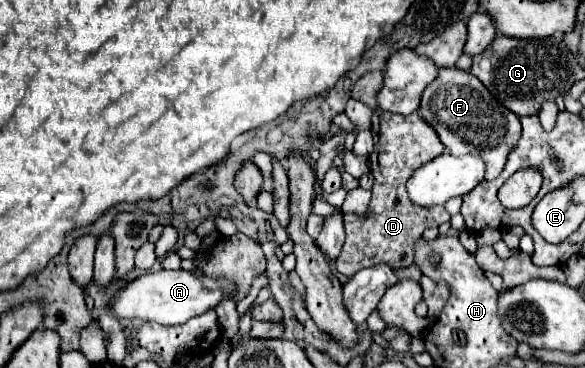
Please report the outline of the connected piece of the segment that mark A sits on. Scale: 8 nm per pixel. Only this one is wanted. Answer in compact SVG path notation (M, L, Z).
M159 270L147 272L137 280L129 282L111 302L111 312L121 318L141 318L153 320L157 324L175 326L185 324L193 316L199 316L207 310L215 310L223 298L233 300L237 294L237 286L231 280L219 280L209 276L195 276L195 272L185 270Z

